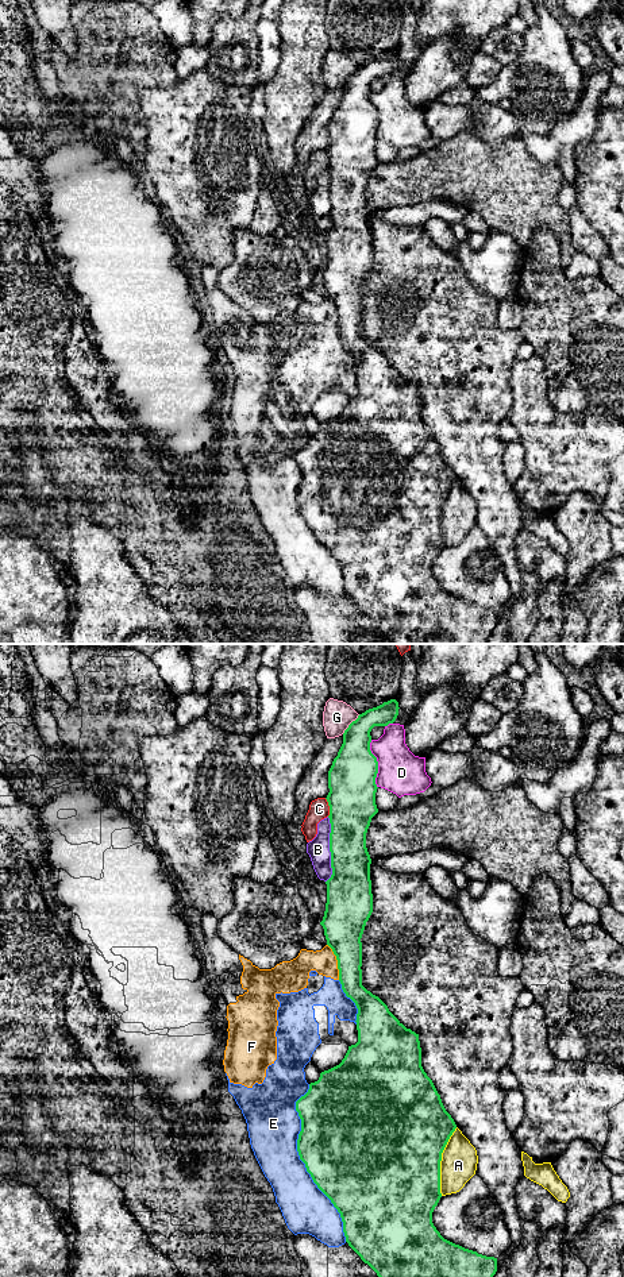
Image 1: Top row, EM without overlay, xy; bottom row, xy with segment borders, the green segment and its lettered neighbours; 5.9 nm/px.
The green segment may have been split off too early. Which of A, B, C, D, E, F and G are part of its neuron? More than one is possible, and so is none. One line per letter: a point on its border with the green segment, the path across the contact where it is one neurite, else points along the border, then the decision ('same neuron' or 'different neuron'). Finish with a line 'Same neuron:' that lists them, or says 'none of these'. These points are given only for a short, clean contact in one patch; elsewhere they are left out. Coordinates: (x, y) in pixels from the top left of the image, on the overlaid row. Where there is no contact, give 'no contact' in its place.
A: meets green in xy at (440, 1160); different neuron
B: meets green in xy at (330, 849); different neuron
C: meets green in xy at (330, 807); different neuron
D: meets green in xy at (377, 764); different neuron
E: meets green in xy at (303, 1161); different neuron
F: meets green in xy at (338, 961); border along xy (327, 944), (335, 956), (339, 979); different neuron
G: meets green in xy at (350, 724); border along xy (359, 714), (342, 733); different neuron
Same neuron: none of these

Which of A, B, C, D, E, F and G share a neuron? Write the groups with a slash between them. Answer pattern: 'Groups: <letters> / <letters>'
Groups: A E F / B / C / D / G

